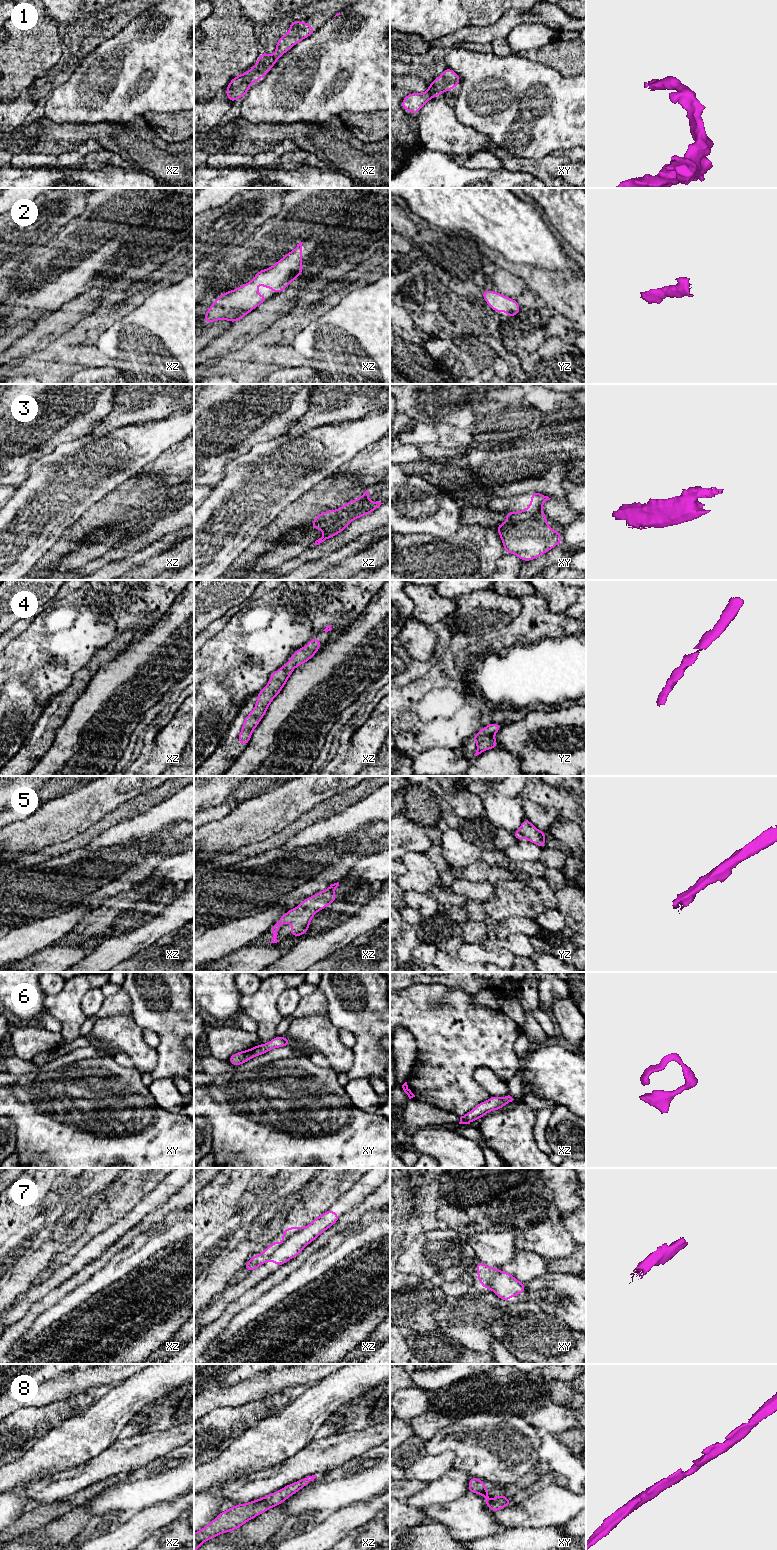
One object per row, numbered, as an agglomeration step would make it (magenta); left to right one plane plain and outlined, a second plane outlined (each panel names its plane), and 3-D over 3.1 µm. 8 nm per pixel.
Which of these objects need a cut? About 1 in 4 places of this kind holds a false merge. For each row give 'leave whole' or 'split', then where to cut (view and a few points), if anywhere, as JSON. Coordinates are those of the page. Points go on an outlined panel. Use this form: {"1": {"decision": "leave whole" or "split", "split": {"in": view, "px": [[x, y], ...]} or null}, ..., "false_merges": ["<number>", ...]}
{"1": {"decision": "leave whole", "split": null}, "2": {"decision": "leave whole", "split": null}, "3": {"decision": "split", "split": {"in": "xz", "px": [[346, 524], [342, 524], [326, 533]]}}, "4": {"decision": "leave whole", "split": null}, "5": {"decision": "leave whole", "split": null}, "6": {"decision": "leave whole", "split": null}, "7": {"decision": "split", "split": {"in": "xy", "px": [[501, 1271], [489, 1281], [489, 1288]]}}, "8": {"decision": "leave whole", "split": null}, "false_merges": ["3", "7"]}

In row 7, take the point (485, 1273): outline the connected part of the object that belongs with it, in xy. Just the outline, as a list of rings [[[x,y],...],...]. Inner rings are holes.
[[[477,1261],[476,1269],[478,1281],[482,1283],[482,1288],[485,1289],[490,1289],[489,1281],[501,1272],[499,1268],[491,1268],[480,1261]]]

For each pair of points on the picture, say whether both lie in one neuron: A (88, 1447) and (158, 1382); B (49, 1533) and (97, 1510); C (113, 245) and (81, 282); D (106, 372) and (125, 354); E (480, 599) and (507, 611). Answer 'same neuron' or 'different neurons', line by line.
A: same neuron
B: different neurons
C: same neuron
D: different neurons
E: same neuron

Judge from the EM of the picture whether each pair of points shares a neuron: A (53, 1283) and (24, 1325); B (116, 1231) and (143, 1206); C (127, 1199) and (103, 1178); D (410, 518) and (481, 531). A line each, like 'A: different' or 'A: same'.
A: different
B: same
C: different
D: different

